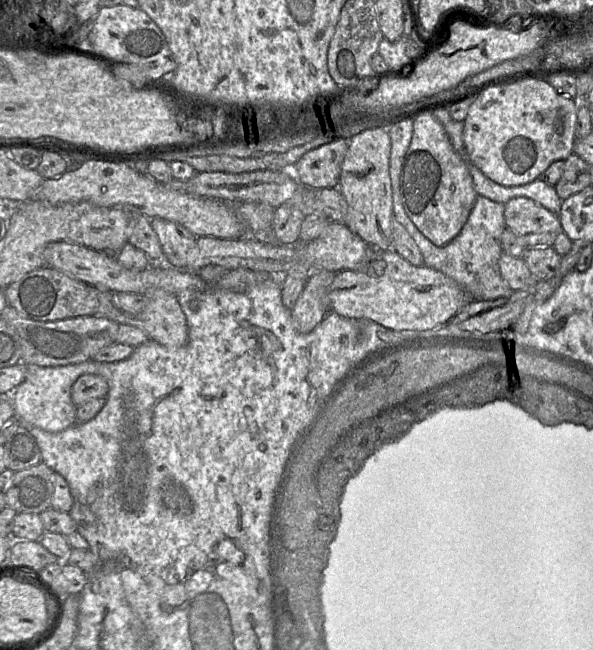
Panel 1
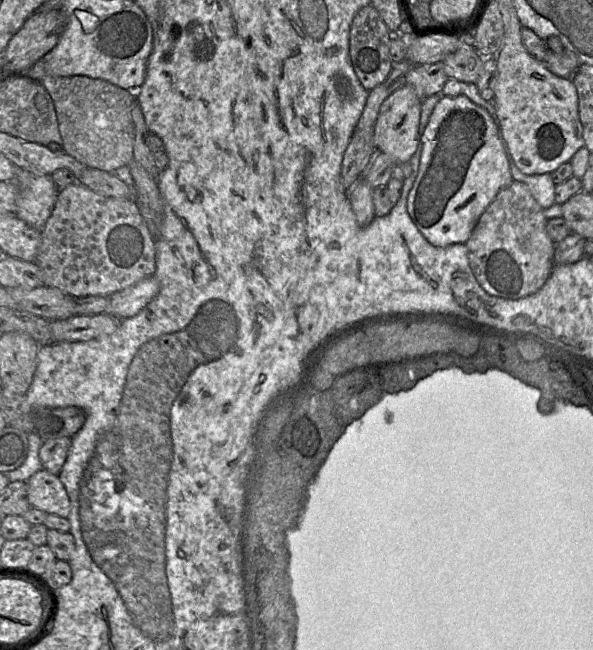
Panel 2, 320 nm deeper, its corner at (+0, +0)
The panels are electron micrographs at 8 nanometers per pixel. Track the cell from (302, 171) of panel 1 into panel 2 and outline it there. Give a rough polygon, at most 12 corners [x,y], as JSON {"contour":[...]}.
{"contour":[[443,62],[414,65],[405,85],[425,99],[441,93]]}

